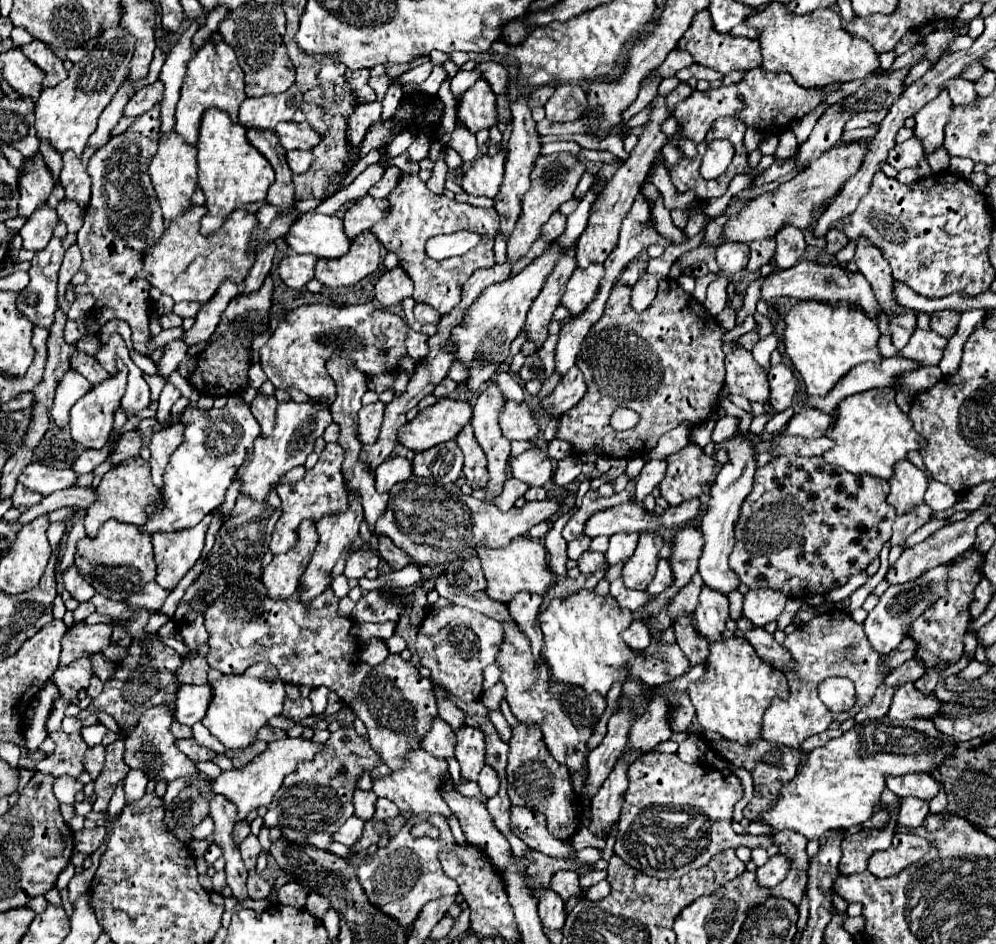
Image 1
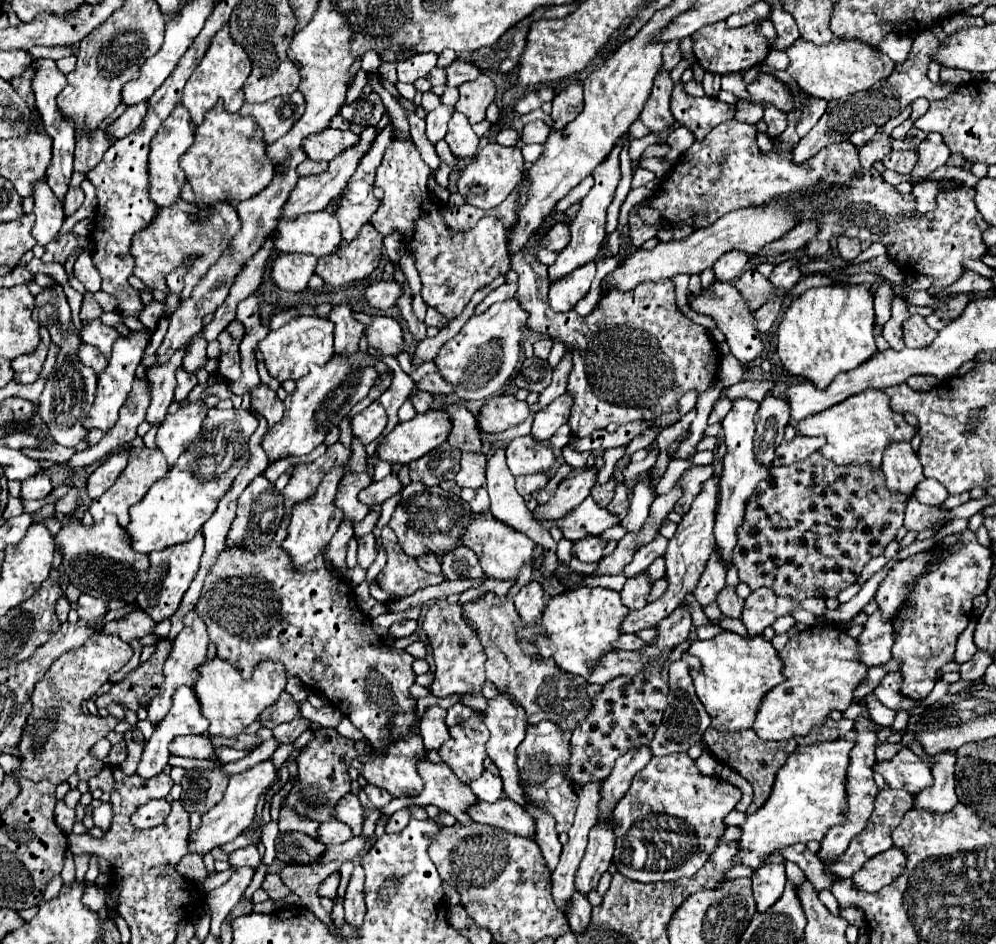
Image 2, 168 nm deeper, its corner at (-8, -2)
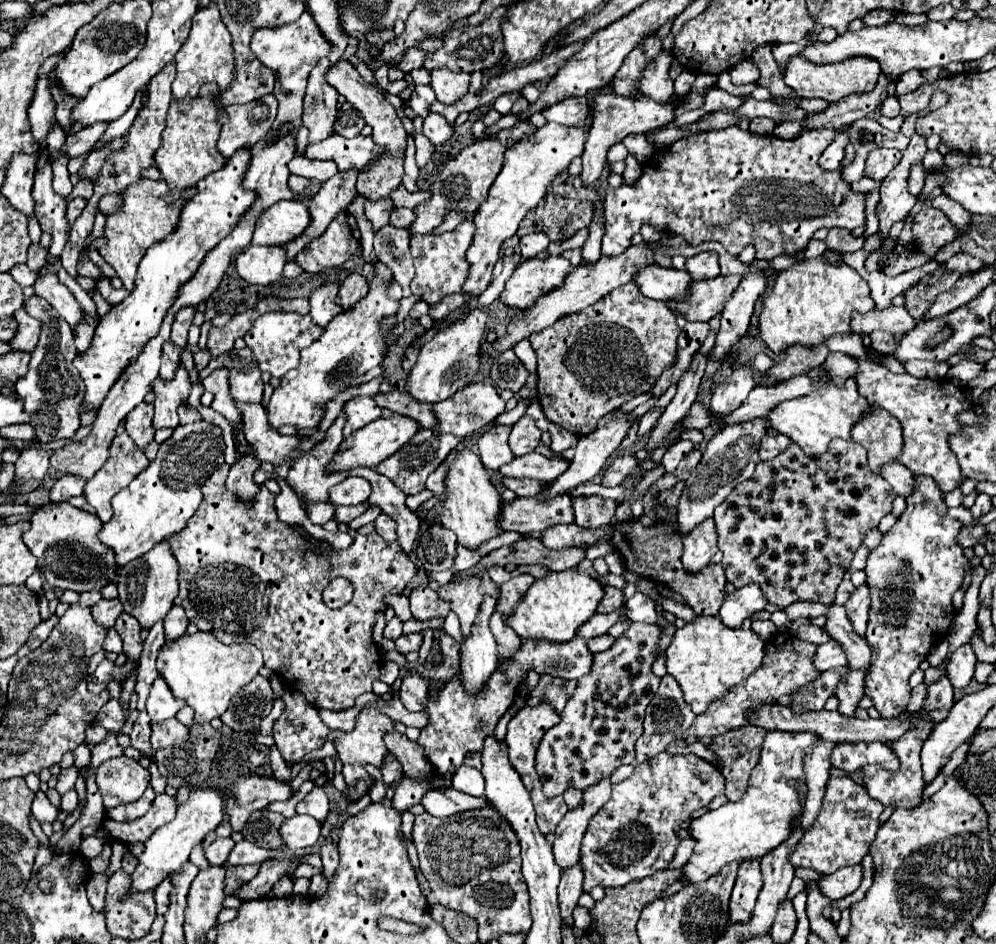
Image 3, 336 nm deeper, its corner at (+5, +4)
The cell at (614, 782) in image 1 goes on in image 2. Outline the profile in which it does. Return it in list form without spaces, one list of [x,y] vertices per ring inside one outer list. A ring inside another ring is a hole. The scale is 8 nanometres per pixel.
[[[610,819],[606,823],[598,823],[590,829],[588,847],[580,861],[580,867],[574,875],[574,887],[578,893],[588,895],[598,887],[602,873],[608,871],[612,853],[614,853],[614,833]]]

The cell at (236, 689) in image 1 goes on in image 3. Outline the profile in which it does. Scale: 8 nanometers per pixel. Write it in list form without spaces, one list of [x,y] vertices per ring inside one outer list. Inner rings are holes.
[[[203,631],[183,635],[177,643],[163,645],[157,657],[157,669],[173,695],[195,709],[195,723],[209,723],[211,719],[221,717],[229,709],[231,699],[259,675],[261,667],[263,657],[255,645],[225,645]]]

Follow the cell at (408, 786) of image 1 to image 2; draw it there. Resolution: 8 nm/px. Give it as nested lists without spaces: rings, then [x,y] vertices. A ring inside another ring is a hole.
[[[406,735],[406,739],[394,739],[386,747],[386,757],[374,757],[366,761],[358,771],[368,783],[384,787],[392,797],[402,797],[406,789],[422,791],[422,779],[416,771],[416,763],[426,755],[420,735]]]

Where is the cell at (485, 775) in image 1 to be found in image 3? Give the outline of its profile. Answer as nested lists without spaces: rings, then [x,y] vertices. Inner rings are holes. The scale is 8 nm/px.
[[[467,765],[457,769],[457,773],[453,775],[451,783],[453,783],[455,789],[459,789],[463,793],[469,793],[469,795],[475,795],[475,797],[481,797],[483,791],[485,791],[483,773],[473,769],[473,767],[467,767]]]

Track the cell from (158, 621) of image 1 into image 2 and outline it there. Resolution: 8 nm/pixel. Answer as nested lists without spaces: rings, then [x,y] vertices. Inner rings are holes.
[[[130,611],[130,615],[126,615],[126,619],[118,619],[118,621],[110,621],[106,623],[106,633],[116,633],[120,639],[124,639],[126,643],[132,639],[140,639],[144,635],[150,635],[154,629],[154,621],[148,619],[148,615],[144,611]]]

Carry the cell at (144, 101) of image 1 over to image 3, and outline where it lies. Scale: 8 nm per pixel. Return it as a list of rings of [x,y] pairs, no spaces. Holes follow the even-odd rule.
[[[99,121],[91,127],[85,127],[83,131],[77,131],[77,133],[71,133],[65,141],[65,151],[69,153],[69,157],[79,157],[87,151],[93,149],[93,145],[101,139],[101,135],[105,133],[105,129],[109,127],[107,121]]]

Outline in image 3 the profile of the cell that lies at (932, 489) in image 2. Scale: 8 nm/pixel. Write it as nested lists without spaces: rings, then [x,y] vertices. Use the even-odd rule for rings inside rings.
[[[901,463],[885,465],[885,473],[881,473],[881,477],[897,491],[897,495],[907,497],[913,493],[915,475],[909,469],[905,469],[905,465],[901,465]]]

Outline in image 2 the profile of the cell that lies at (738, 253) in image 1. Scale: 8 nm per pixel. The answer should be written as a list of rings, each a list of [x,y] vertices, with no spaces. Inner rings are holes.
[[[728,251],[726,255],[722,255],[716,263],[714,263],[714,275],[716,275],[716,281],[722,281],[722,283],[730,283],[734,281],[736,277],[740,277],[744,273],[744,267],[748,263],[748,255],[742,253],[742,251]]]

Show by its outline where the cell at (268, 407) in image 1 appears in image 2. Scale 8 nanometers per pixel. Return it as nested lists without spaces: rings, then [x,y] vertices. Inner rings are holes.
[[[258,385],[250,391],[250,397],[252,397],[252,409],[258,411],[268,421],[268,427],[274,427],[282,419],[284,405],[270,387]]]

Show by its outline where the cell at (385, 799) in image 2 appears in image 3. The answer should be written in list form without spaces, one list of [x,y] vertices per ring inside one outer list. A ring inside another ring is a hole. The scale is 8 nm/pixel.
[[[343,765],[343,777],[345,777],[347,785],[353,787],[357,781],[361,781],[365,777],[371,777],[371,775],[365,769],[361,769],[359,765]]]

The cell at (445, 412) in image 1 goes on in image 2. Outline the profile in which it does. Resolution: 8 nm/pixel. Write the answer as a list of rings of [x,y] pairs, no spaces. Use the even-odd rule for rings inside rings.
[[[430,409],[410,421],[398,423],[376,447],[380,461],[406,465],[434,447],[442,445],[450,433],[450,417],[444,411]]]

